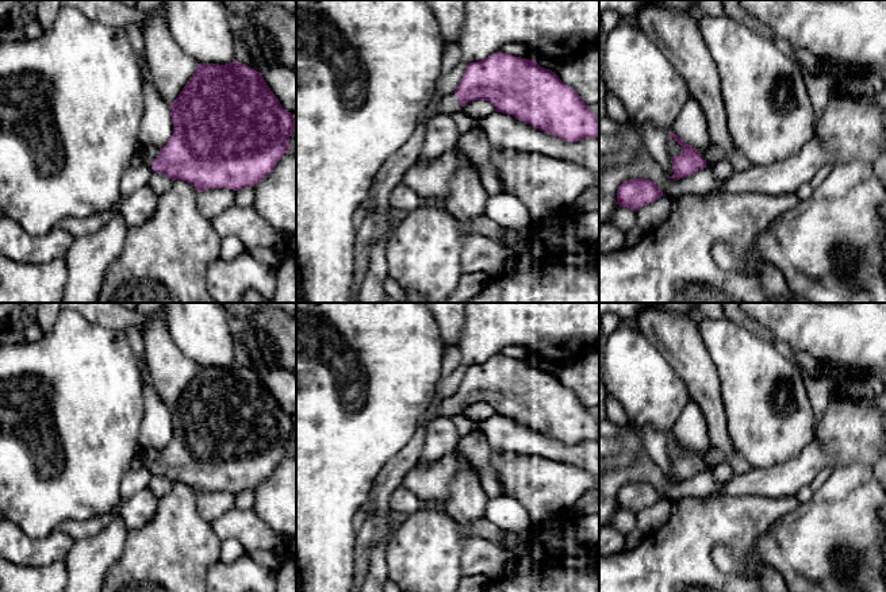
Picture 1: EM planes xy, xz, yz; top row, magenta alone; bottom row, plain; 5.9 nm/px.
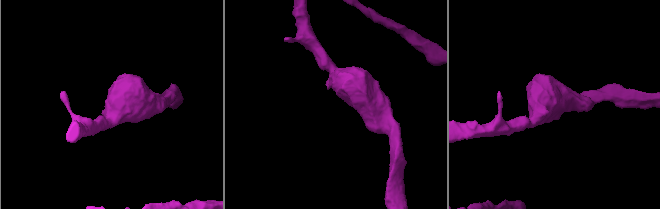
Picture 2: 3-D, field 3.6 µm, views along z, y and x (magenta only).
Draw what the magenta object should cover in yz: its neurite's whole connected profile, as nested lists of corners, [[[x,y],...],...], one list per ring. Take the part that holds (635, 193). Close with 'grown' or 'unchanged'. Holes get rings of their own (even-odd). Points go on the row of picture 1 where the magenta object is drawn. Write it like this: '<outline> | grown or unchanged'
[[[629,180],[624,181],[617,191],[617,204],[638,211],[641,207],[653,203],[664,196],[655,181],[651,180]]] | unchanged

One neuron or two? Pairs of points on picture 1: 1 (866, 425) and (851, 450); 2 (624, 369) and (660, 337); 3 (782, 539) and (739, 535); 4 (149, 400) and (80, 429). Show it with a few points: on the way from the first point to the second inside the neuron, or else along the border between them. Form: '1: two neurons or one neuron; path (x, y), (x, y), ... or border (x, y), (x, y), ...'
1: one neuron; path (859, 431), (851, 439), (851, 444)
2: two neurons; border (637, 327), (672, 368)
3: two neurons; border (782, 515), (755, 546), (755, 554), (771, 568)
4: two neurons; border (150, 384), (144, 388), (144, 416), (140, 434)

